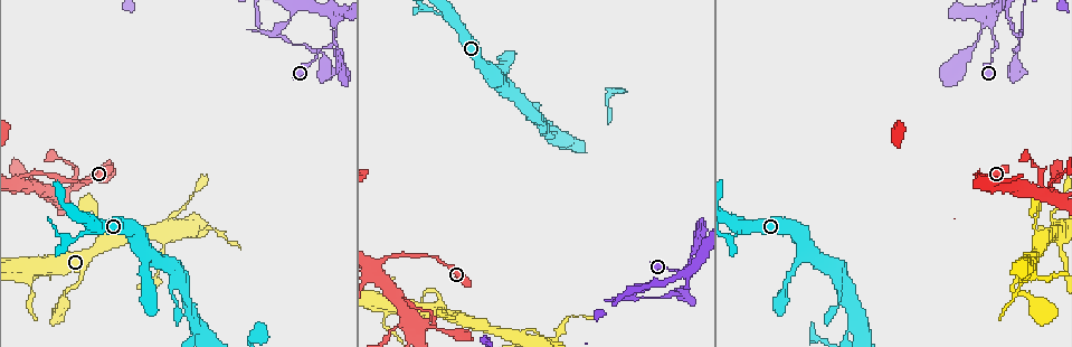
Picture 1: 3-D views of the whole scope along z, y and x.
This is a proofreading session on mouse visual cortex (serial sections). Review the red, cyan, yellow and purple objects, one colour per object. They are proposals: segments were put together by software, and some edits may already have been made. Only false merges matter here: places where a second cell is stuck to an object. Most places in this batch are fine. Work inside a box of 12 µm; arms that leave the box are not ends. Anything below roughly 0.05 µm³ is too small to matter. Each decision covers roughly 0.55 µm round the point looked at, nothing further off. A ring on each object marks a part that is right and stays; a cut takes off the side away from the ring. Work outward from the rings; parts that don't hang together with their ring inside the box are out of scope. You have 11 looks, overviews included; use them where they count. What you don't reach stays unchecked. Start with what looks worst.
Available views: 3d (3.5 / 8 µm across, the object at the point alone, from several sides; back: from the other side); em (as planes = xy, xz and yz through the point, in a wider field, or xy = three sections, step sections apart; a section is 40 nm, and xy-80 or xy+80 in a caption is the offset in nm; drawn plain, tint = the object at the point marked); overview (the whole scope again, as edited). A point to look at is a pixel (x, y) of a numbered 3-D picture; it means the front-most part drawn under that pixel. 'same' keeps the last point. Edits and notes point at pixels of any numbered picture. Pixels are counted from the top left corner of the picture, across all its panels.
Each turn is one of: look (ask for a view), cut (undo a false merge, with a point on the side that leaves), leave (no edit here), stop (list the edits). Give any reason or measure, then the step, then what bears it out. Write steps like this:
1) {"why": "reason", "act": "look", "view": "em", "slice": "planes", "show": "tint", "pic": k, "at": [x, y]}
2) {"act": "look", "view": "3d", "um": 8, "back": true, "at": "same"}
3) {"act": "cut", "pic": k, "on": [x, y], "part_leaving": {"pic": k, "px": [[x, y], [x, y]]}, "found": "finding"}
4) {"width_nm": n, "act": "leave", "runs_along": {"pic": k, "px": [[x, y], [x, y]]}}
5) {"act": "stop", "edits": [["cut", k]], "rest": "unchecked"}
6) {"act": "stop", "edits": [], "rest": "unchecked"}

{"why": "calibre changes", "act": "look", "view": "3d", "um": 8, "pic": 1, "at": [290, 13]}

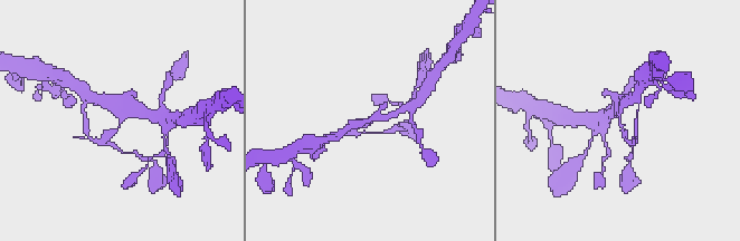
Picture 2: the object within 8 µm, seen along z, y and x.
{"act": "look", "view": "3d", "um": 3.5, "pic": 2, "at": [123, 120]}

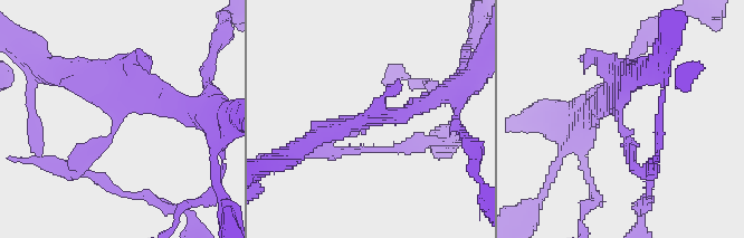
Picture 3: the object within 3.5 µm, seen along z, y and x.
{"why": "need the tissue", "act": "look", "view": "em", "slice": "xy", "step": 2, "show": "tint", "pic": 3, "at": [117, 125]}

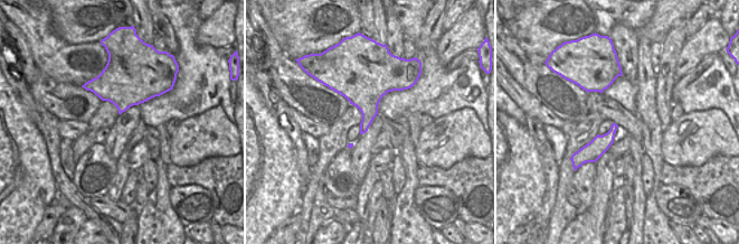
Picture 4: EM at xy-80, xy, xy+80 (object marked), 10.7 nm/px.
{"arms": 3, "arm_widths_nm": [150, 250, 250], "act": "leave", "runs_along": {"pic": 3, "px": [[422, 105], [330, 133], [326, 145]]}, "found": "all the same cell"}

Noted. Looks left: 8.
{"why": "four or more arms meet", "act": "look", "view": "3d", "um": 8, "pic": 1, "at": [378, 267]}

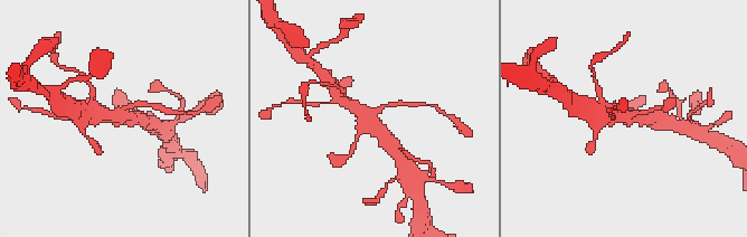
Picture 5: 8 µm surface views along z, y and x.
{"arms": 4, "arm_widths_nm": [150, 200, 350, 450], "act": "look", "view": "em", "slice": "xy", "step": 1, "show": "tint", "pic": 5, "at": [628, 111]}

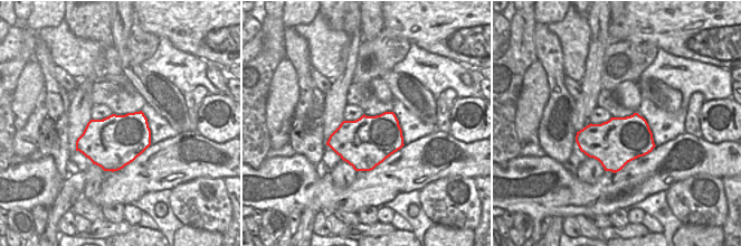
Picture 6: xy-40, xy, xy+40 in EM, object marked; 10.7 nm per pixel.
{"act": "leave", "runs_along": {"pic": 5, "px": [[399, 104], [384, 106], [371, 116], [386, 141]]}, "found": "continuous, no second cell"}

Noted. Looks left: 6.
{"act": "look", "view": "3d", "um": 8, "pic": 1, "at": [416, 323]}

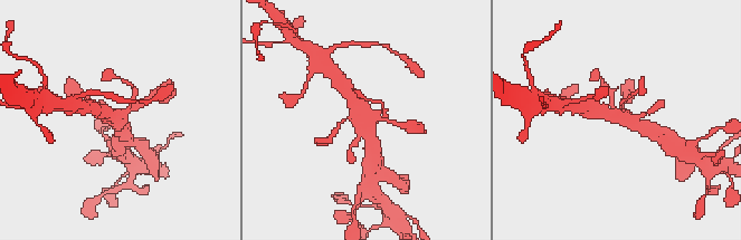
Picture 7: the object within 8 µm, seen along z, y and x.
{"act": "look", "view": "3d", "um": 3.5, "back": true, "pic": 7, "at": [613, 115]}

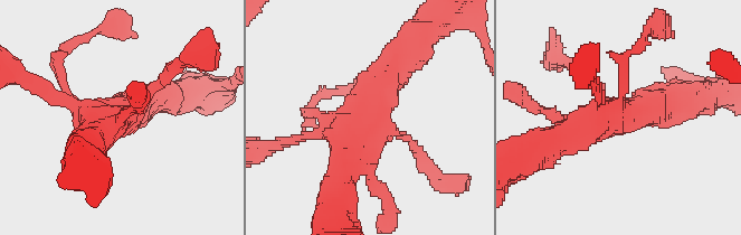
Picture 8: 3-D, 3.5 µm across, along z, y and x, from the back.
{"act": "leave", "runs_along": {"pic": 8, "px": [[395, 63], [347, 132], [295, 141]]}, "found": "continuous, no second cell"}

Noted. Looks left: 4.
{"why": "side arm on a straight run", "act": "look", "view": "3d", "um": 8, "pic": 1, "at": [101, 243]}

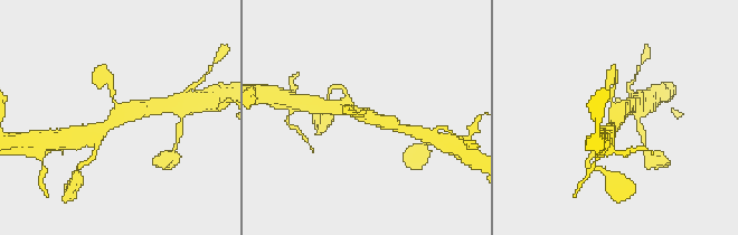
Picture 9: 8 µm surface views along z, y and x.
{"act": "look", "view": "em", "slice": "xy", "step": 3, "show": "tint", "pic": 9, "at": [615, 117]}

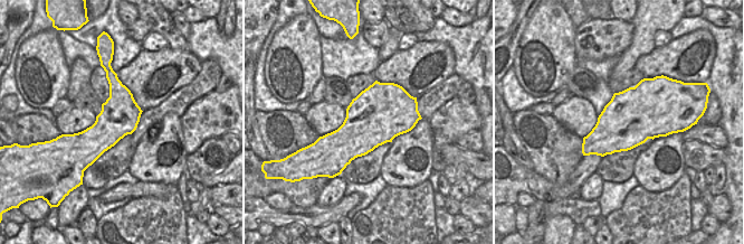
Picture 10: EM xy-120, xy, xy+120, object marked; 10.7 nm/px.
{"arms": 3, "arm_widths_nm": [150, 400, 400], "act": "leave", "runs_along": {"pic": 9, "px": [[93, 135], [120, 114], [147, 109]]}, "found": "all the same cell"}

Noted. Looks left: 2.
{"act": "stop", "edits": [], "rest": "unchecked"}

